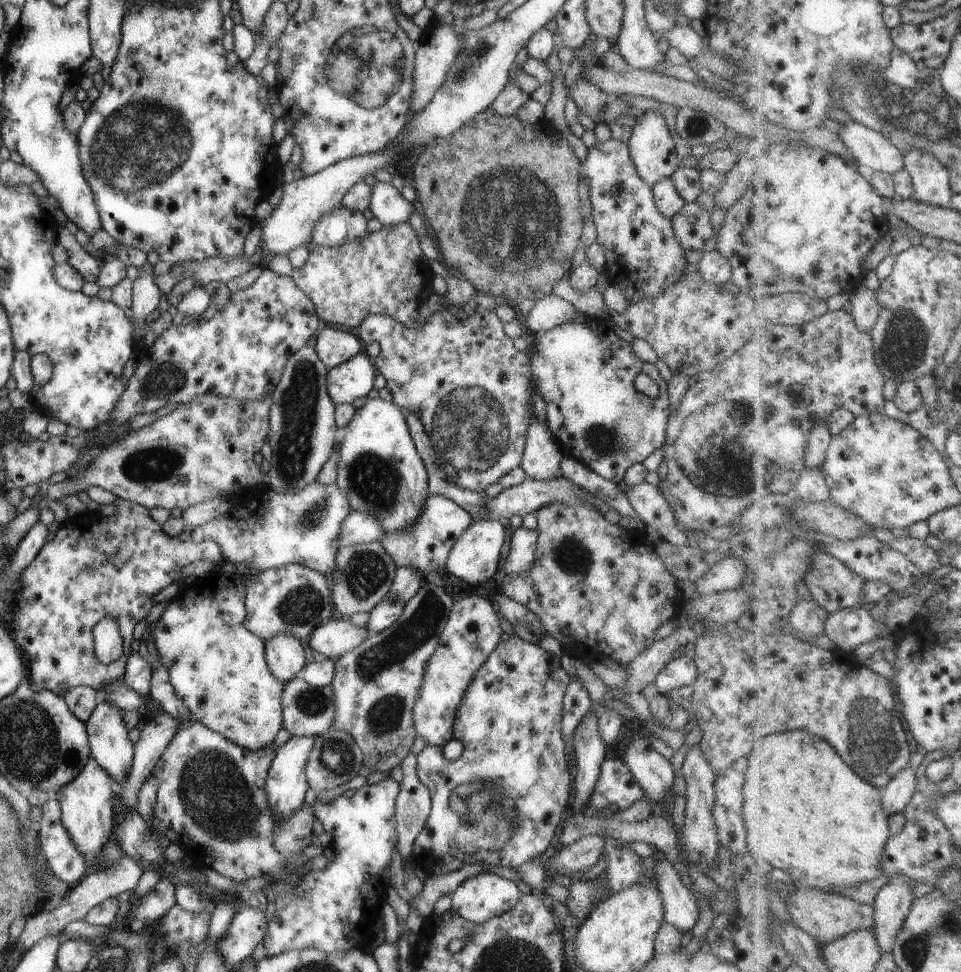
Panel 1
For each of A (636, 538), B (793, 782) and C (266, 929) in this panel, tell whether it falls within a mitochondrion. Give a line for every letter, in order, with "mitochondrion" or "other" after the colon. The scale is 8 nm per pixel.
A: other
B: other
C: other

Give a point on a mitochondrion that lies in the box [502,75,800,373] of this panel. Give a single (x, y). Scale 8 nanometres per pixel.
(694, 127)

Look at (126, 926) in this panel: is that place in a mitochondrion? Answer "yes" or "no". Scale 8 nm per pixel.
no

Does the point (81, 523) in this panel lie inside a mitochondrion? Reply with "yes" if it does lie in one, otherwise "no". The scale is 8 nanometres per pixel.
no

